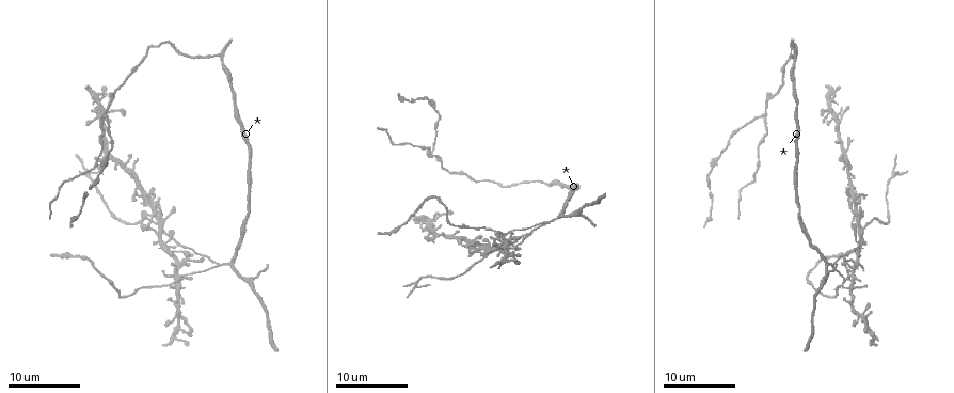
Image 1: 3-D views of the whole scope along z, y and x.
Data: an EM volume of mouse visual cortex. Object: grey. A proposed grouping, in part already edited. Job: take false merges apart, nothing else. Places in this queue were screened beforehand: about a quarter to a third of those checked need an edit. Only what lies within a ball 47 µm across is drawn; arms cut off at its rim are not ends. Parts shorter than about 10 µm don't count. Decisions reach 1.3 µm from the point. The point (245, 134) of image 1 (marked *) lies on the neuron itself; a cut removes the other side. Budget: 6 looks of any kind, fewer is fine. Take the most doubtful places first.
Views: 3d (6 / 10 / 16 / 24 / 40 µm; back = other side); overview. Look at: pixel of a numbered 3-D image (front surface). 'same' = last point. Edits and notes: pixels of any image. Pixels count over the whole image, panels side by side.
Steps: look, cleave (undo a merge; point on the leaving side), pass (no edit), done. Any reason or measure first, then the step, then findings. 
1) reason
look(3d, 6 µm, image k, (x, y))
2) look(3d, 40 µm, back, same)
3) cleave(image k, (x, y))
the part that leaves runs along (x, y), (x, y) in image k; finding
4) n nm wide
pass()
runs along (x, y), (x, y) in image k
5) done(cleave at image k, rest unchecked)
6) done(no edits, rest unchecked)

looks like a crossing
look(3d, 24 µm, image 1, (863, 229))

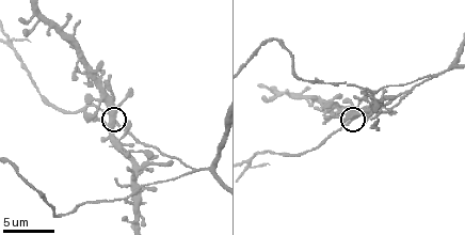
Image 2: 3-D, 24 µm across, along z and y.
look(3d, 10 µm, same)

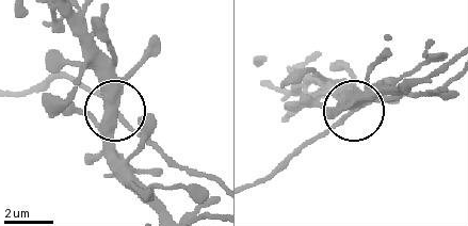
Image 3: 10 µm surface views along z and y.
side arm 21 µm; 5 arms
pass()
all the same neuron

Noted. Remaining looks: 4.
branch point
look(3d, 24 µm, image 1, (763, 118))

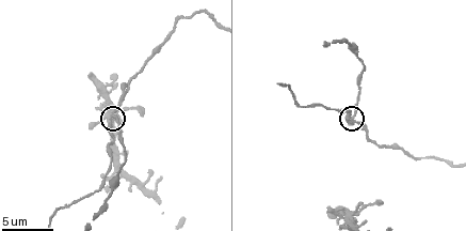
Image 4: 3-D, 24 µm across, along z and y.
look(3d, 6 µm, image 4, (353, 118))

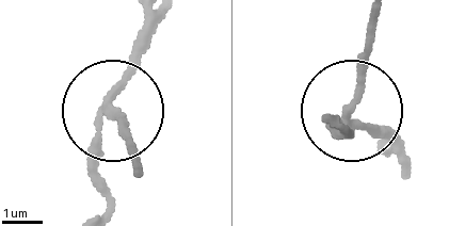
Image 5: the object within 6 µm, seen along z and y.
3 arms
pass()
runs along (164, 9), (96, 141), (106, 212) in image 5; continuous, no second neuron

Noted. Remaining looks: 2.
three-way junction
look(3d, 16 µm, image 2, (207, 168))

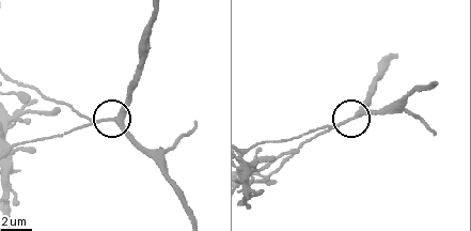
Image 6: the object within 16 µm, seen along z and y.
look(3d, 16 µm, back, image 6, (113, 120))

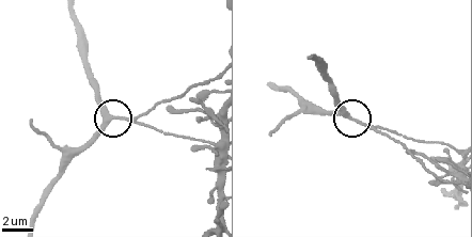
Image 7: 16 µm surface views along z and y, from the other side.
260 nm wide
pass()
runs along (73, 18), (90, 83), (109, 117), (74, 155) in image 7; continuous, no second neuron

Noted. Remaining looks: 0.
done(no edits, rest unchecked)

